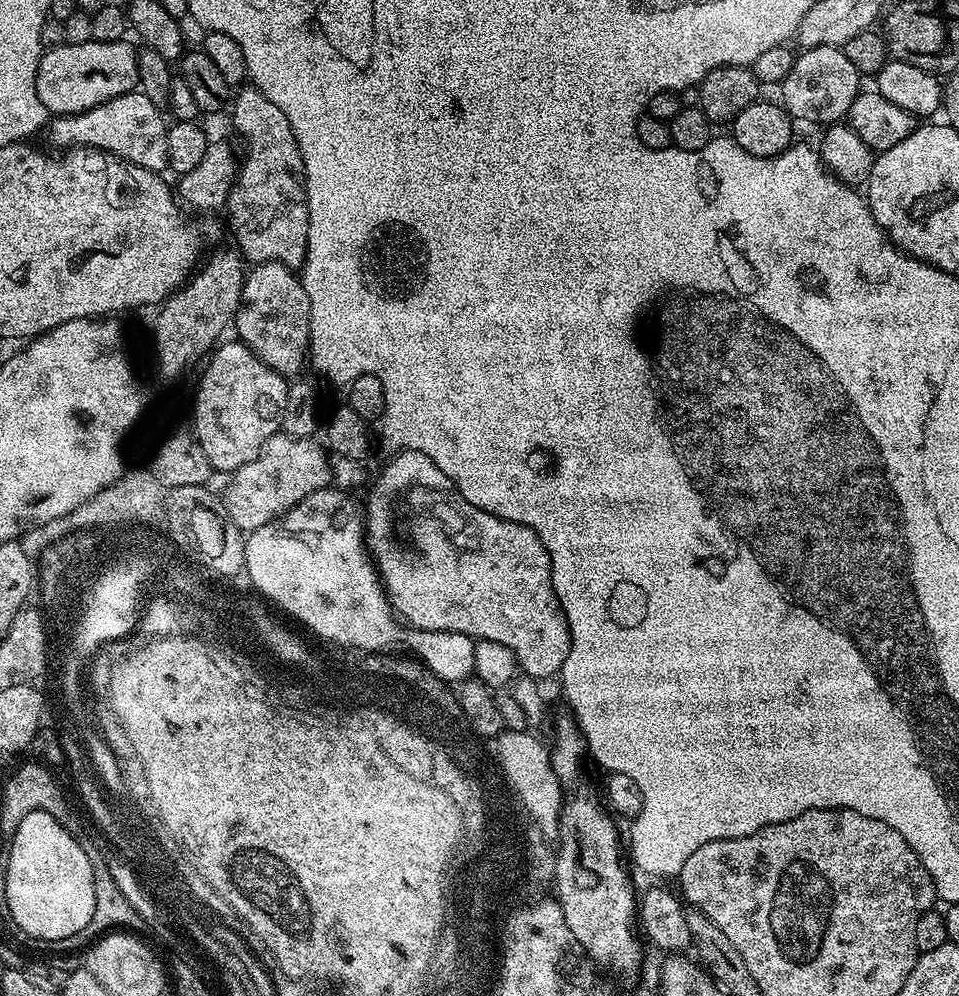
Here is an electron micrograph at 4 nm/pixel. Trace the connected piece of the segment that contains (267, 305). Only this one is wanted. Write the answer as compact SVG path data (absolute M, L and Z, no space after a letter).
M278 260L256 262L247 269L240 309L234 329L244 344L266 366L285 378L299 377L309 359L310 298L306 298L303 279Z

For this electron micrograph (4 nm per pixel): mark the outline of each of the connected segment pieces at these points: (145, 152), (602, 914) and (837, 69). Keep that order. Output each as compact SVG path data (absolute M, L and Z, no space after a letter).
M133 90L118 98L110 98L110 102L102 102L85 112L55 117L51 121L52 129L50 124L47 132L56 147L53 149L67 150L77 146L100 148L151 172L163 173L168 168L166 138L169 125L164 124L160 116L163 116L161 109L156 108L139 90Z
M563 715L557 718L556 737L550 741L554 774L563 788L558 835L560 849L558 846L554 852L554 892L562 906L566 926L570 926L574 938L578 938L580 945L588 951L593 965L616 976L635 977L641 971L642 953L642 940L636 929L638 892L633 887L629 870L627 872L620 861L617 821L606 807L601 793L597 789L596 793L584 781L584 735L571 715Z
M818 46L817 48L803 49L796 56L790 74L786 74L784 83L779 85L779 99L782 107L793 121L805 120L808 124L827 126L847 117L854 98L862 90L860 71L846 58L843 48Z

